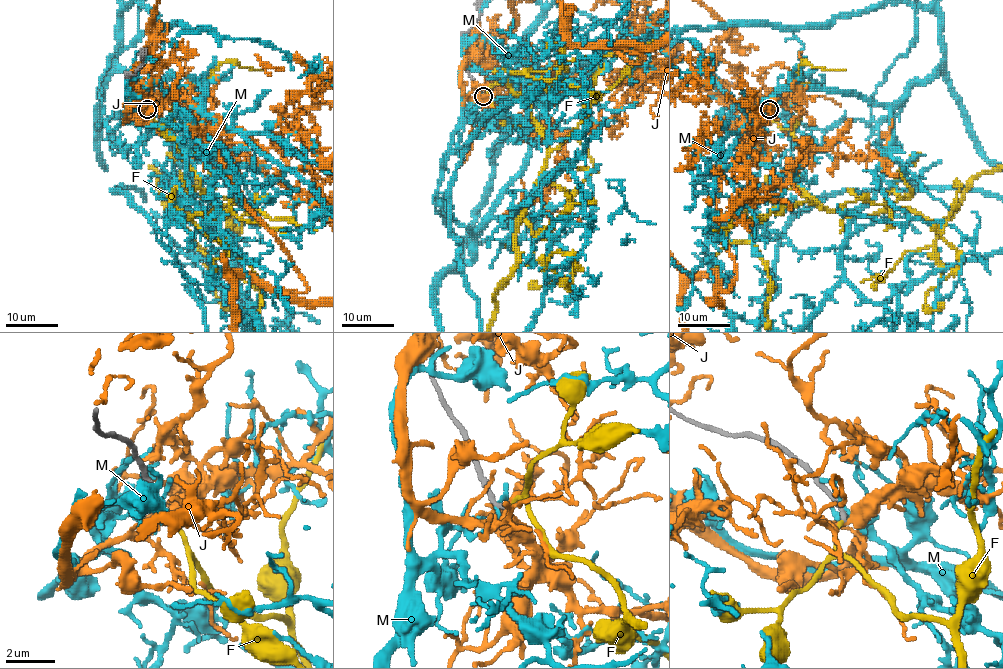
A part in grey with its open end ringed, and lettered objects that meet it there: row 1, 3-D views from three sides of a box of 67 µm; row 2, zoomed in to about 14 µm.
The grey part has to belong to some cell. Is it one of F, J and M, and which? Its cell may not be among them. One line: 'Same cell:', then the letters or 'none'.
Same cell: F

